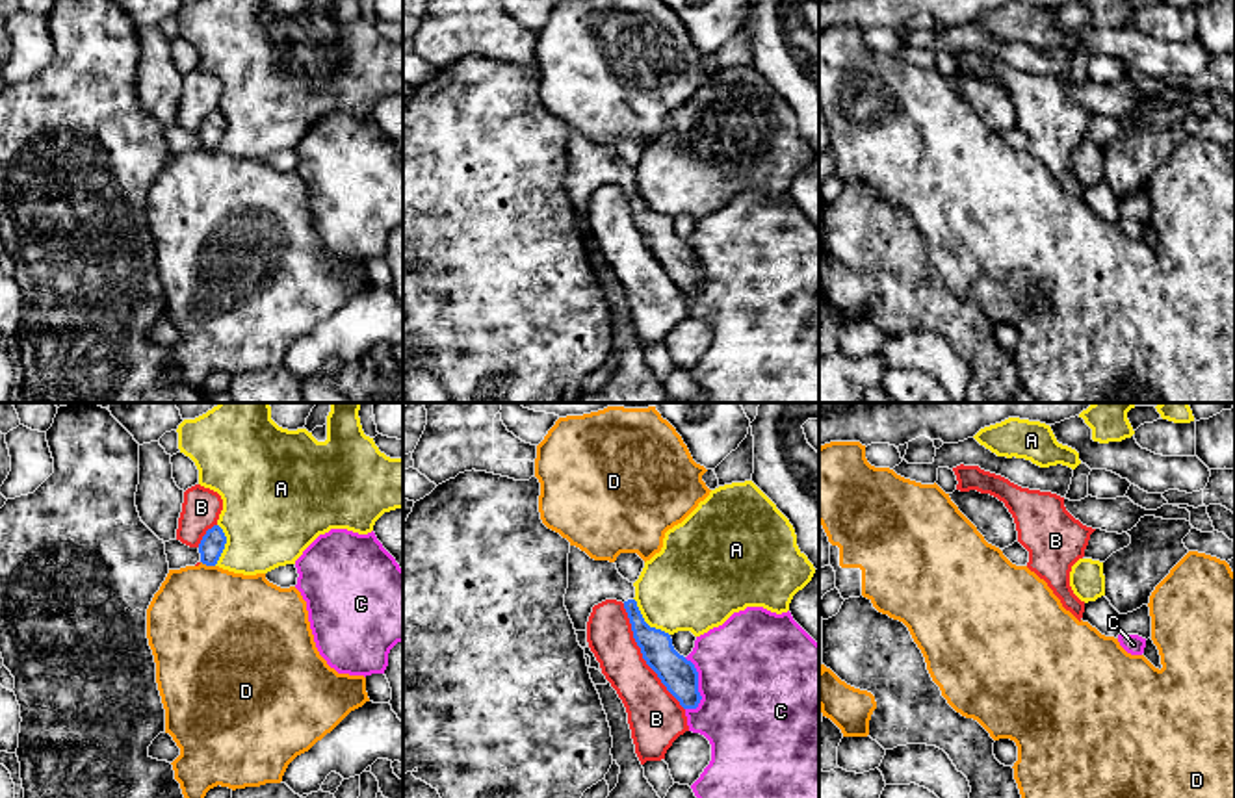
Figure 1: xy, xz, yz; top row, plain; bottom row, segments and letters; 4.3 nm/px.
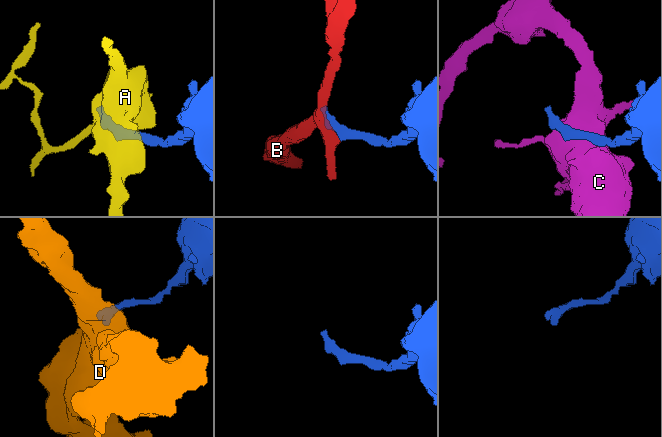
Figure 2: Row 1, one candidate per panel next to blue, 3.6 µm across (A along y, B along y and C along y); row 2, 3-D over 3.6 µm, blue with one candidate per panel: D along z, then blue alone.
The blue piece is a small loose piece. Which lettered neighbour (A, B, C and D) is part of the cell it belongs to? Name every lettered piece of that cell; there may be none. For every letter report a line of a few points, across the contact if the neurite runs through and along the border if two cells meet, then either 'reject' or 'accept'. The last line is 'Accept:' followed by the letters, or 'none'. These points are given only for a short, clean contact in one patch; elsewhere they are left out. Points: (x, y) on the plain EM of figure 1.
A: xz (634, 182), (641, 201), (669, 219) | reject
B: reject
C: reject
D: xy (201, 145), (214, 151) | reject
Accept: none

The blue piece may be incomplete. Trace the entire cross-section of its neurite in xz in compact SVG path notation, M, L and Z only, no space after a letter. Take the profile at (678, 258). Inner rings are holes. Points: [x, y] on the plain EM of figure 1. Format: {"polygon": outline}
{"polygon": "M570 130L565 191L574 213L587 215L587 206L594 189L605 184L622 186L633 223L646 249L657 258L683 293L696 293L702 280L698 277L698 256L695 249L674 234L669 217L650 212L644 206L633 182L633 167L618 158L615 147L594 145L579 132Z"}

